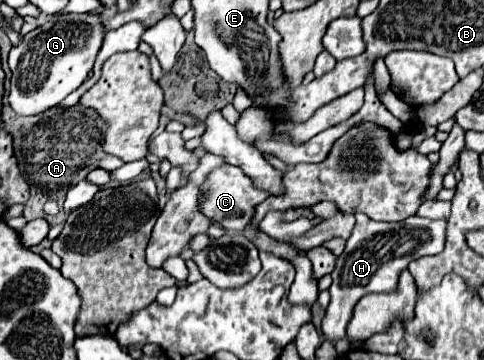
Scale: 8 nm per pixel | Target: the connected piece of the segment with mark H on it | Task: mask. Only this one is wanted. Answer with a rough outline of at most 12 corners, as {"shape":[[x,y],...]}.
{"shape":[[355,213],[331,273],[323,339],[345,337],[367,293],[445,245],[445,221]]}

